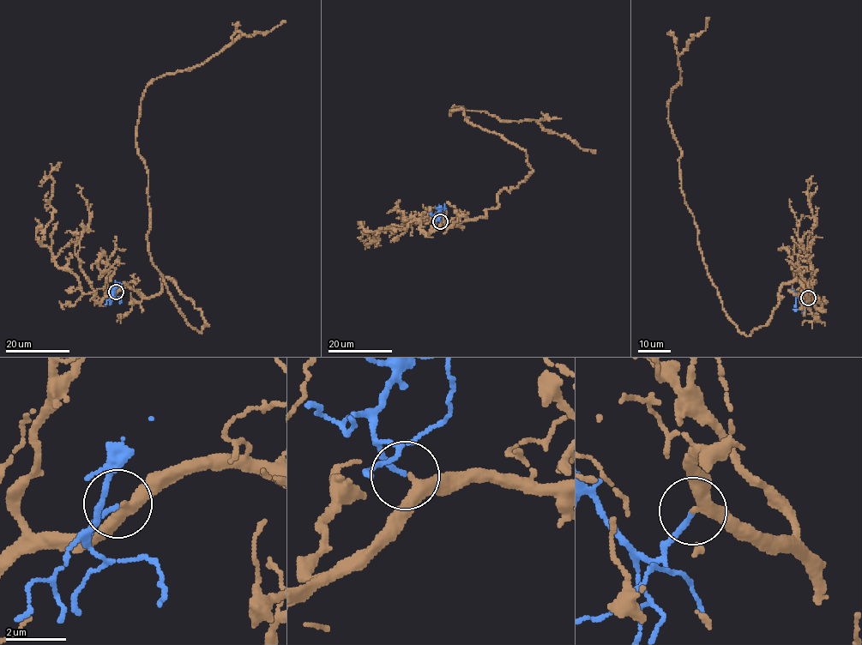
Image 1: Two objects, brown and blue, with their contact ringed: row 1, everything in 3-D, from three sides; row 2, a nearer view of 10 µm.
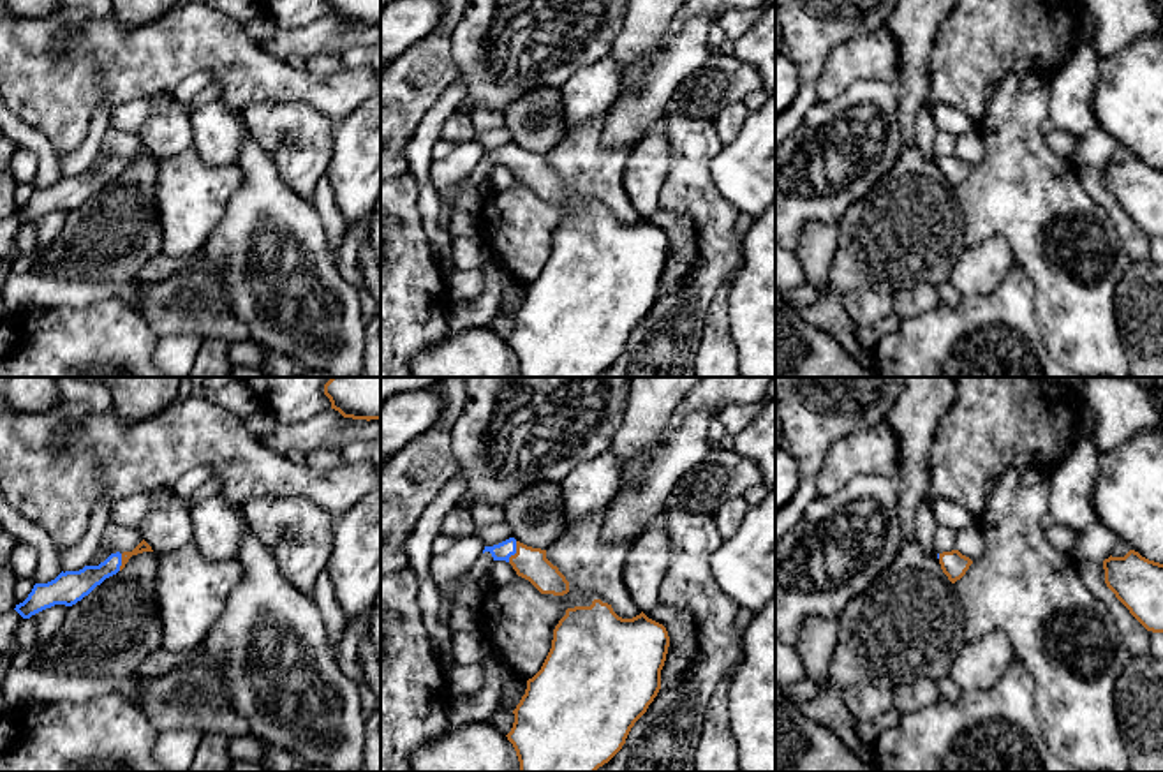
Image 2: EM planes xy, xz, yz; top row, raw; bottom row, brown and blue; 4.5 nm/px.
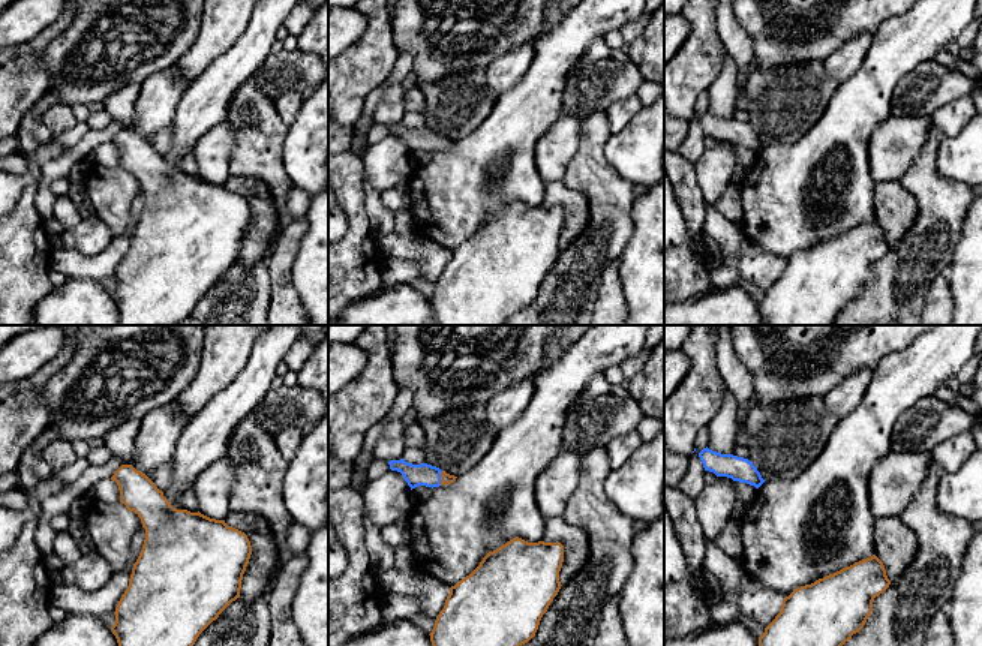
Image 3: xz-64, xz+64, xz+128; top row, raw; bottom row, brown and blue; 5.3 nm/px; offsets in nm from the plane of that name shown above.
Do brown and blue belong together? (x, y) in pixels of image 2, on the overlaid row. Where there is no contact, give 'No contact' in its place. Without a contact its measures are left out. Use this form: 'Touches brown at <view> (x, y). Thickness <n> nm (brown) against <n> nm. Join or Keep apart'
Touches brown at xz (517, 552). Thickness 150 nm (brown) against 80 nm. Join

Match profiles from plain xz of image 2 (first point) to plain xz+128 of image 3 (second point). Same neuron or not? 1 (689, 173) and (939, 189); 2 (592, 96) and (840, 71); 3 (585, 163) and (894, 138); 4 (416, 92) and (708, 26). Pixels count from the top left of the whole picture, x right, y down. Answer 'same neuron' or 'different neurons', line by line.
1: same neuron
2: same neuron
3: different neurons
4: same neuron

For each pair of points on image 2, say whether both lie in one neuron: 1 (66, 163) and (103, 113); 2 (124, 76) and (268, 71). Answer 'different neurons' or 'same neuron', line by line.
1: same neuron
2: same neuron

